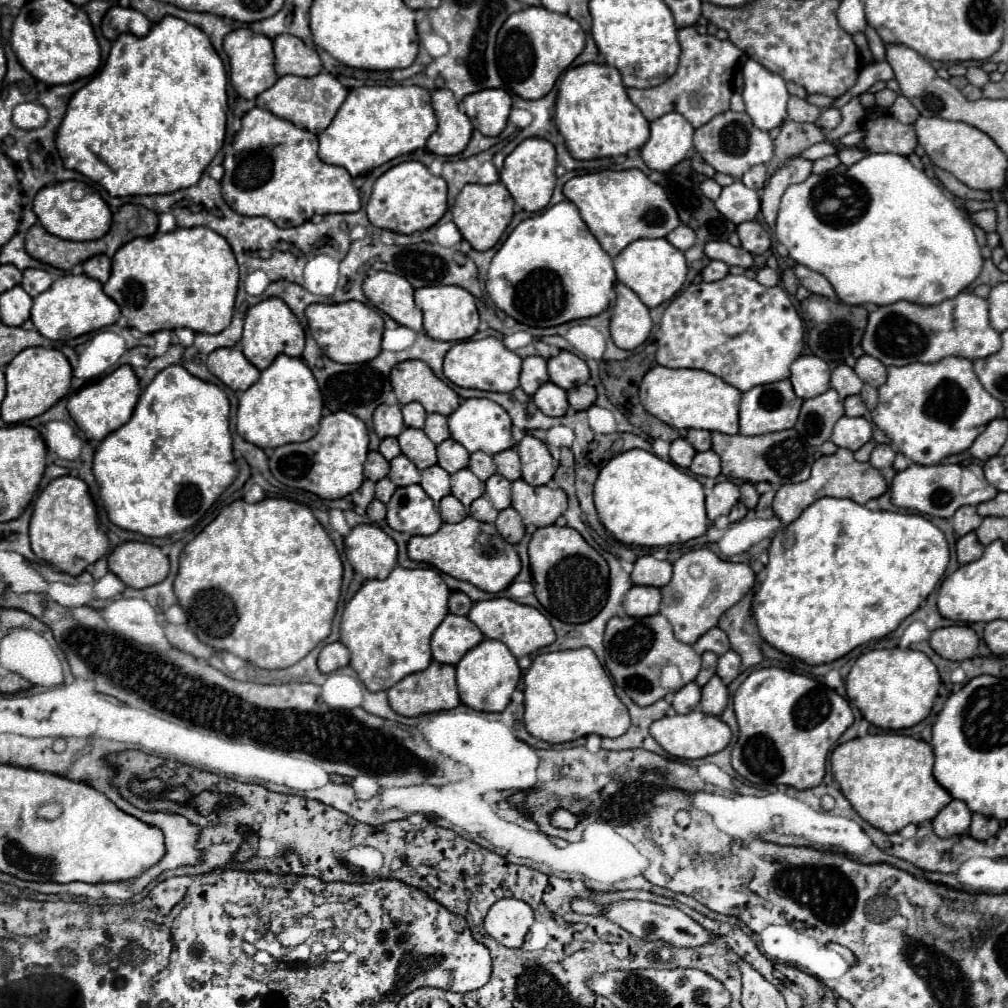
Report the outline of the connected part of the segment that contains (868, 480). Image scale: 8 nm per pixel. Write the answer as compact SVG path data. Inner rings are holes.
M838 449L836 453L832 455L824 455L820 459L814 461L812 465L812 475L808 481L802 481L802 483L786 483L778 489L776 497L774 497L774 503L772 503L772 509L776 513L776 517L788 525L792 521L796 521L800 517L800 513L812 505L816 499L820 497L838 497L838 499L852 499L856 501L858 505L864 505L866 501L870 499L876 499L880 495L884 495L888 489L882 473L878 469L874 469L870 463L860 463L854 459L852 451L848 449Z

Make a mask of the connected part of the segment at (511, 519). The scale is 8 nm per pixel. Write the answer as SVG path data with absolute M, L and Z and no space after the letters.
M508 507L504 511L500 511L498 519L496 519L496 529L498 533L508 541L508 543L520 543L520 539L524 537L524 525L522 525L522 519L520 515L516 513L516 509Z

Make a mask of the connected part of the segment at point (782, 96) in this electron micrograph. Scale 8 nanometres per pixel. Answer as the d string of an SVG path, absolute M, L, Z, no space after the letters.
M748 59L742 67L744 71L744 103L746 113L752 119L752 123L762 131L772 131L780 127L786 119L786 103L788 103L788 91L786 81L762 67L760 63Z

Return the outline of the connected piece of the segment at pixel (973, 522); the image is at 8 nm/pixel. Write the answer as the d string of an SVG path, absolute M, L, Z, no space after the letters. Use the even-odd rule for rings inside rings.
M960 507L960 509L954 513L952 521L954 521L954 531L962 537L962 535L978 529L978 525L982 523L982 517L978 515L976 507Z

